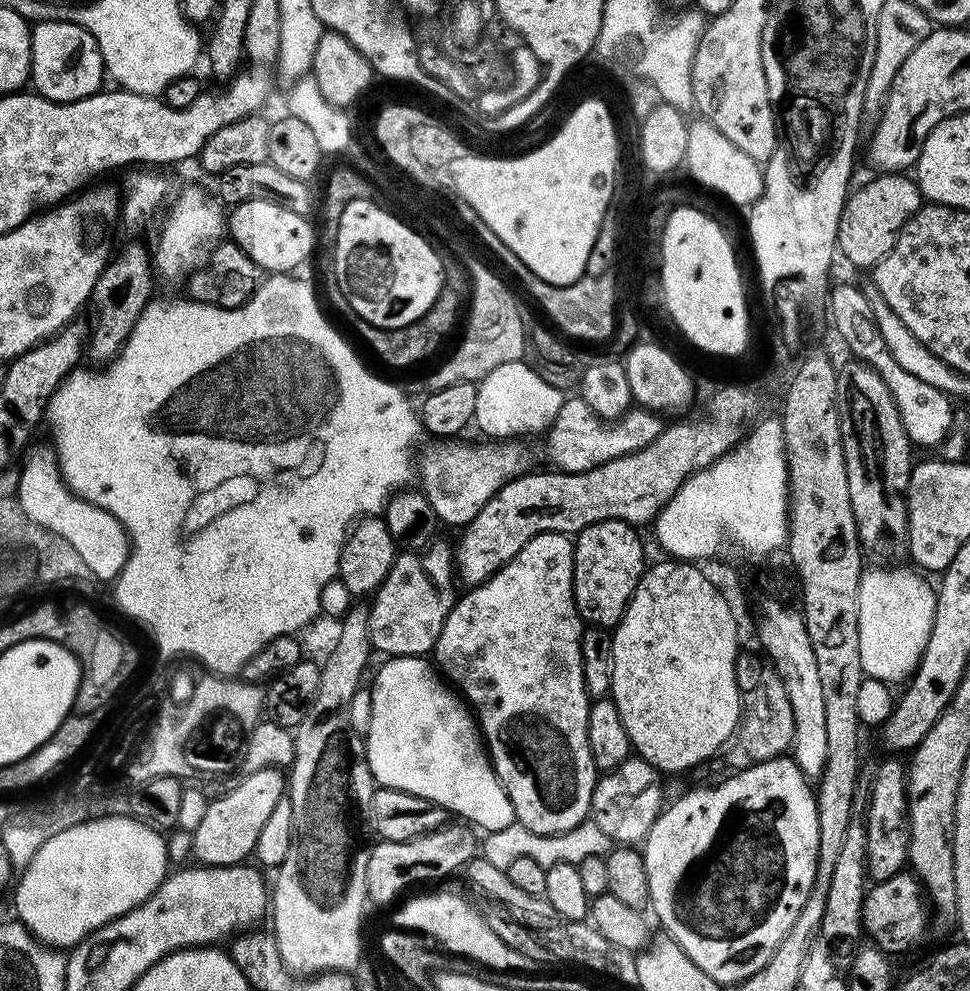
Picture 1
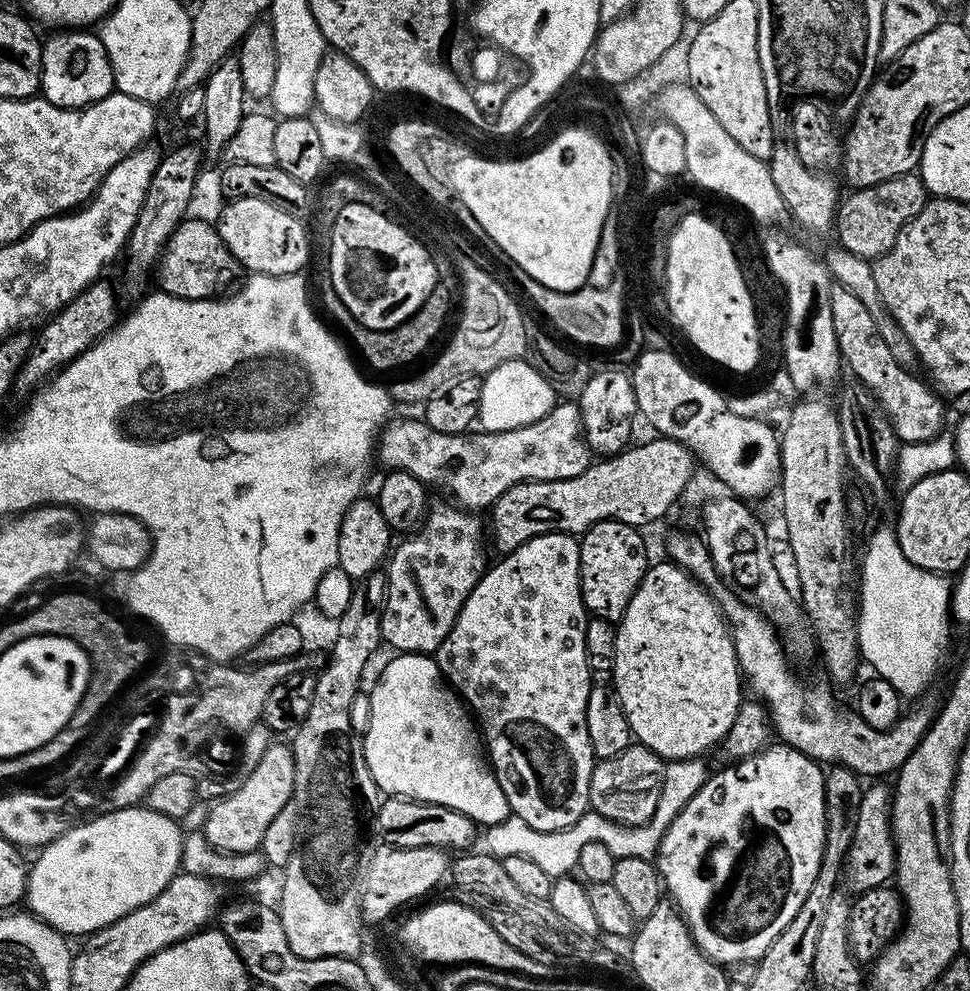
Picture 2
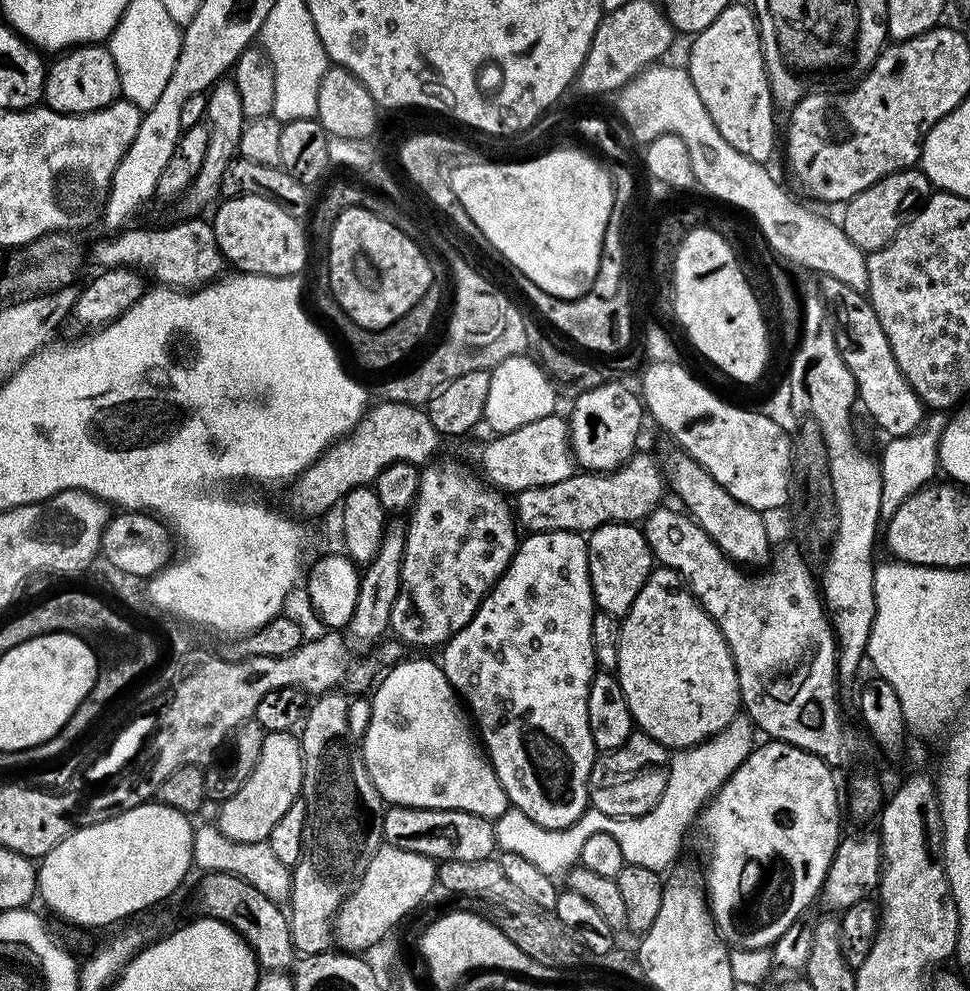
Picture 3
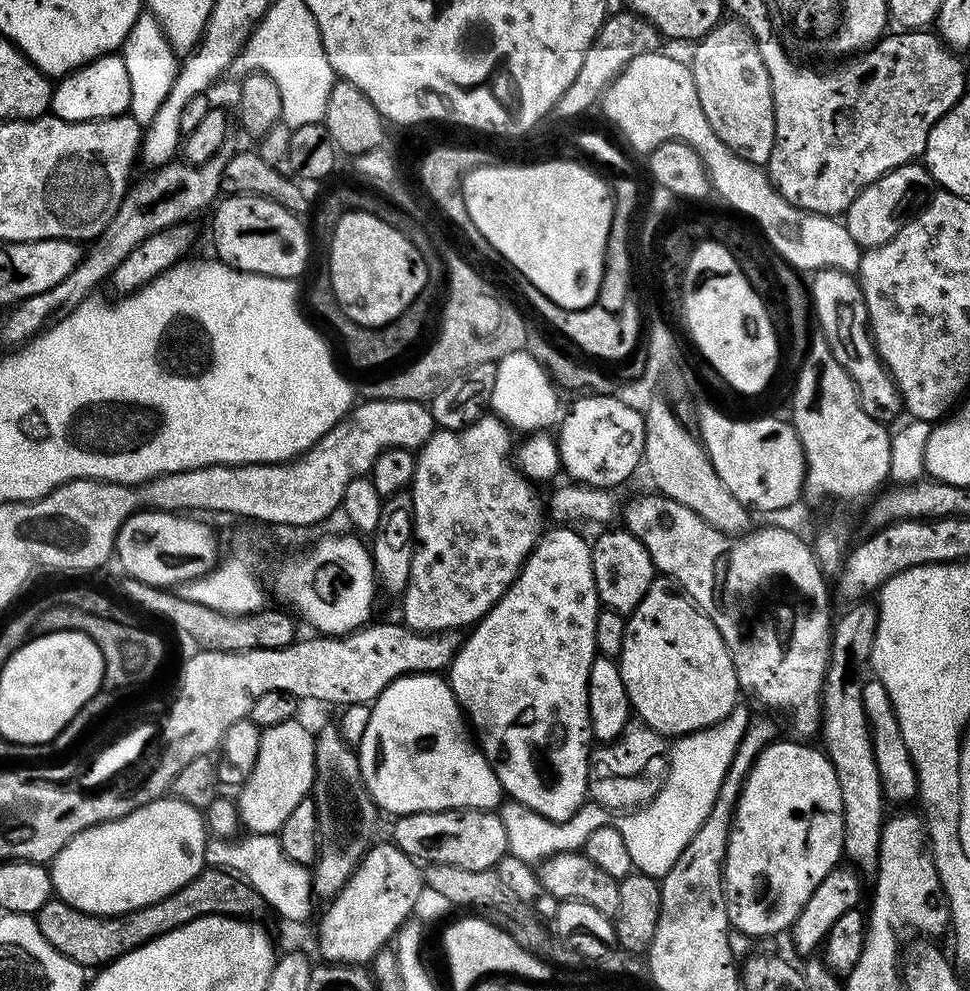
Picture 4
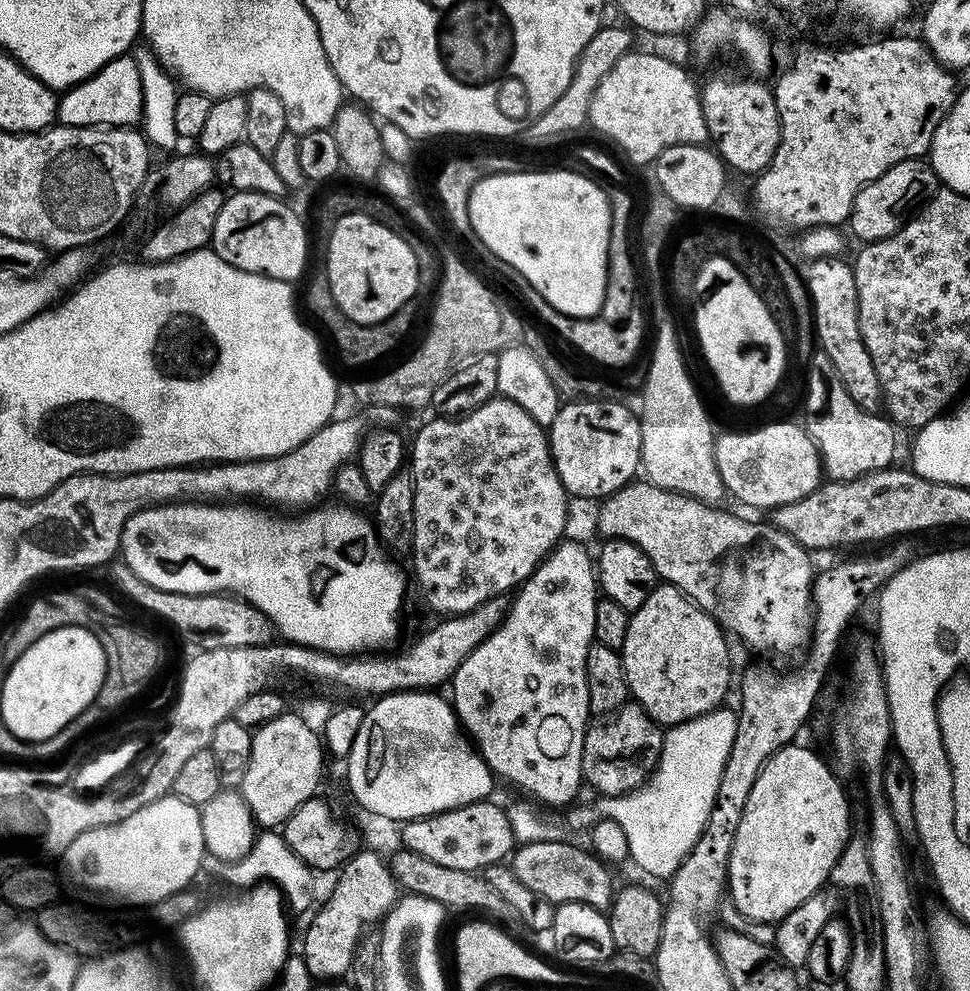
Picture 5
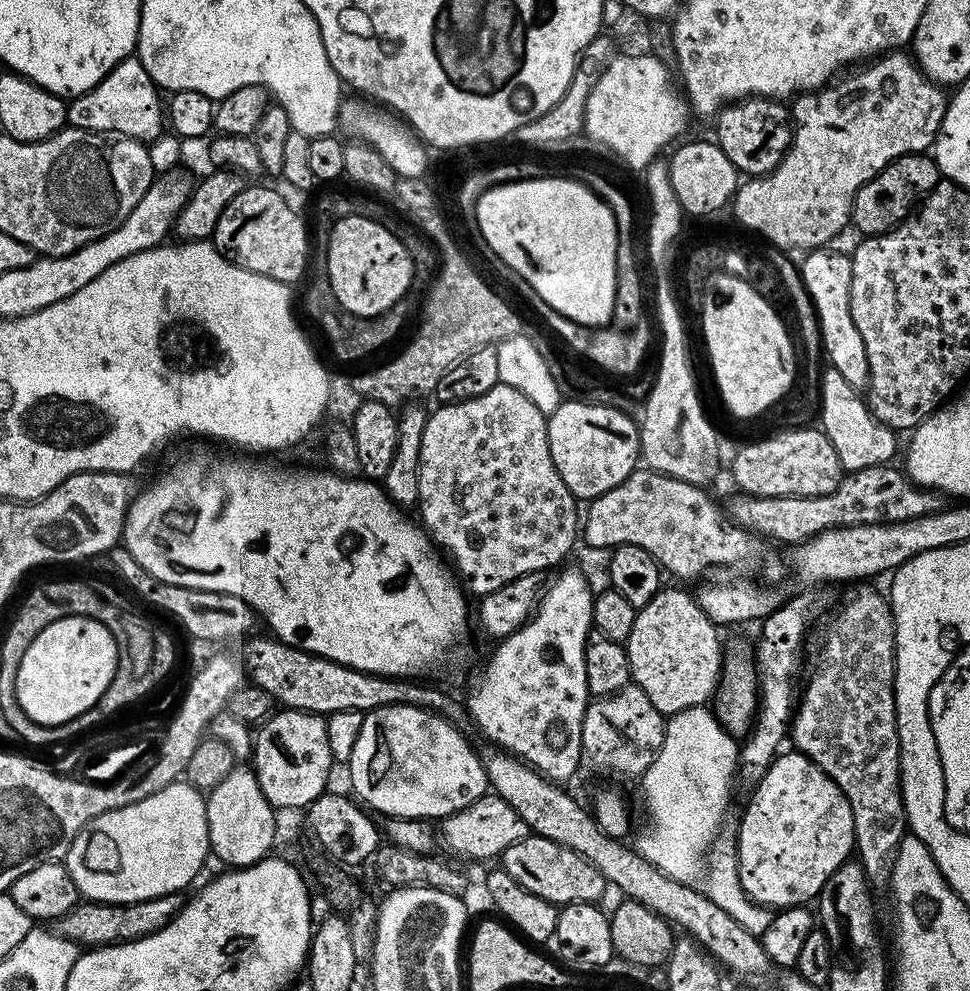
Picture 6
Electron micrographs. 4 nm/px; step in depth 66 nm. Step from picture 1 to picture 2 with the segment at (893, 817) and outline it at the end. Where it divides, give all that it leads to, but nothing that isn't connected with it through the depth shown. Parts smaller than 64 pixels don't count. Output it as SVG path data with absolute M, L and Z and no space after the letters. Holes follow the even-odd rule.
M872 782L860 794L858 818L854 822L854 838L844 858L843 879L859 894L885 887L896 874L896 843L892 833L892 791L884 782Z

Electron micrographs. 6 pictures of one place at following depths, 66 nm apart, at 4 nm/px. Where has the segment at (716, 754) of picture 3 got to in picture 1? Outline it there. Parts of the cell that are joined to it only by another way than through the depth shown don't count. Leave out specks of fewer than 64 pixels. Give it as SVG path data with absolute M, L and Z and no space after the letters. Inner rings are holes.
M590 818L578 827L558 834L538 834L517 822L506 826L506 830L494 830L483 837L482 858L505 870L510 866L510 862L514 862L514 858L531 858L538 862L538 866L550 869L559 864L580 865L584 858L591 855L607 857L613 847L614 841L602 830L598 830L598 826Z

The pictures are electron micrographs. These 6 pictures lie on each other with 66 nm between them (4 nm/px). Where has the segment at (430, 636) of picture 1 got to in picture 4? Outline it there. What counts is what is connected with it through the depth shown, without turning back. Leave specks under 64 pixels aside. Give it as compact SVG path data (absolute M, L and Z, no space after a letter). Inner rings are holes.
M485 414L475 420L470 426L466 426L457 432L451 432L445 428L433 431L432 436L415 453L416 469L414 478L410 485L412 501L414 502L414 530L416 549L414 558L410 562L410 578L408 588L404 591L400 604L400 616L405 628L415 632L451 632L453 630L464 630L478 623L483 616L492 609L502 598L502 594L516 580L520 567L526 562L526 558L534 550L542 533L545 531L546 508L542 503L542 496L536 493L537 485L529 480L519 467L514 463L514 443L512 444L513 429L509 428L499 416Z

